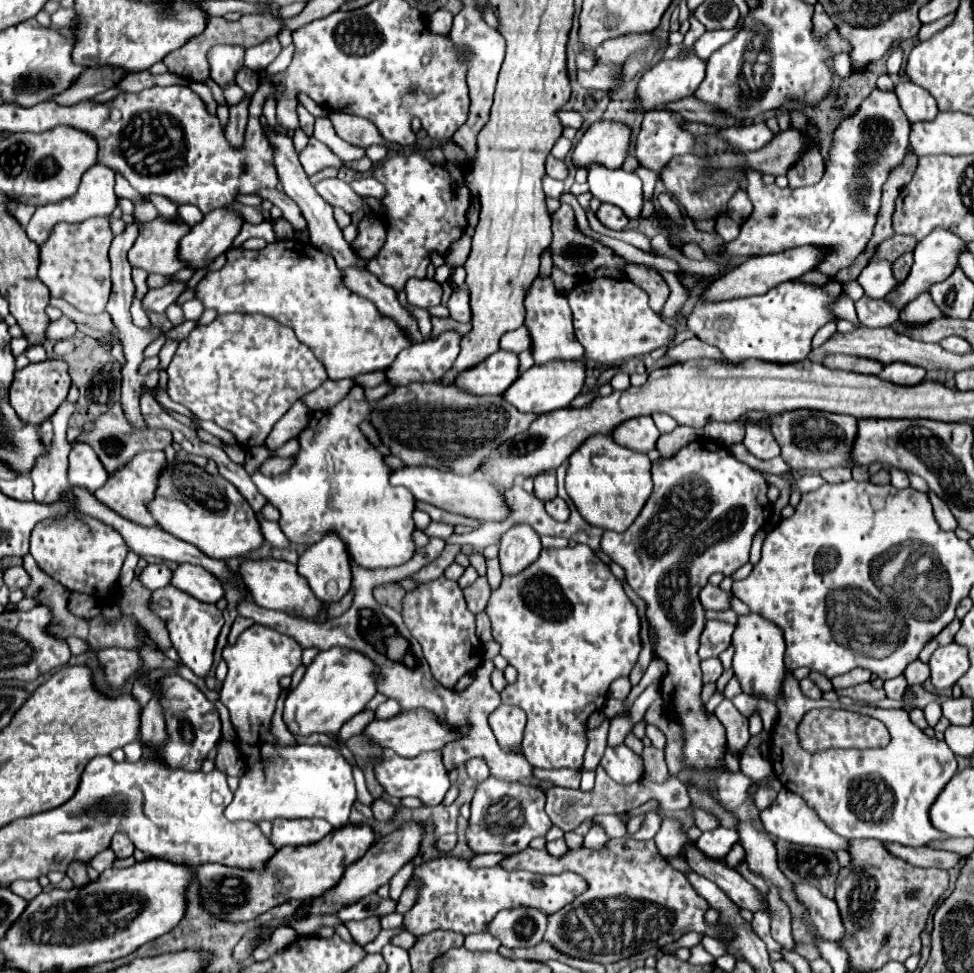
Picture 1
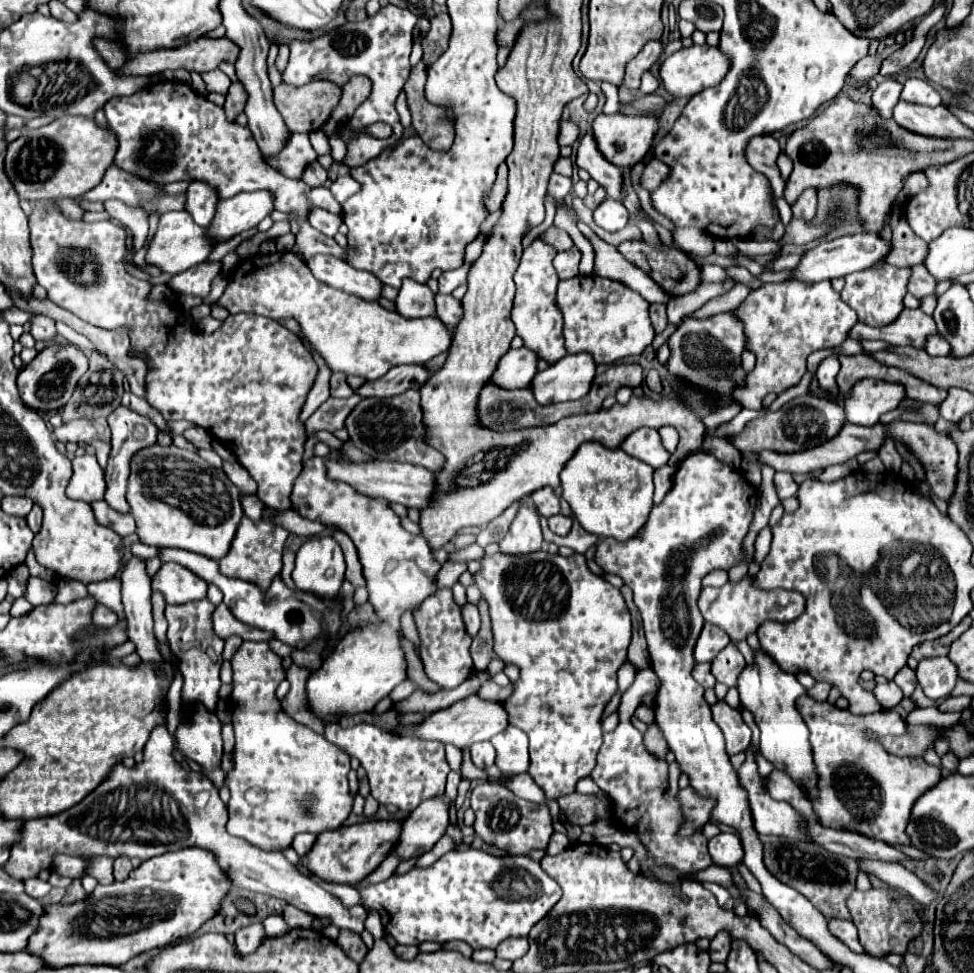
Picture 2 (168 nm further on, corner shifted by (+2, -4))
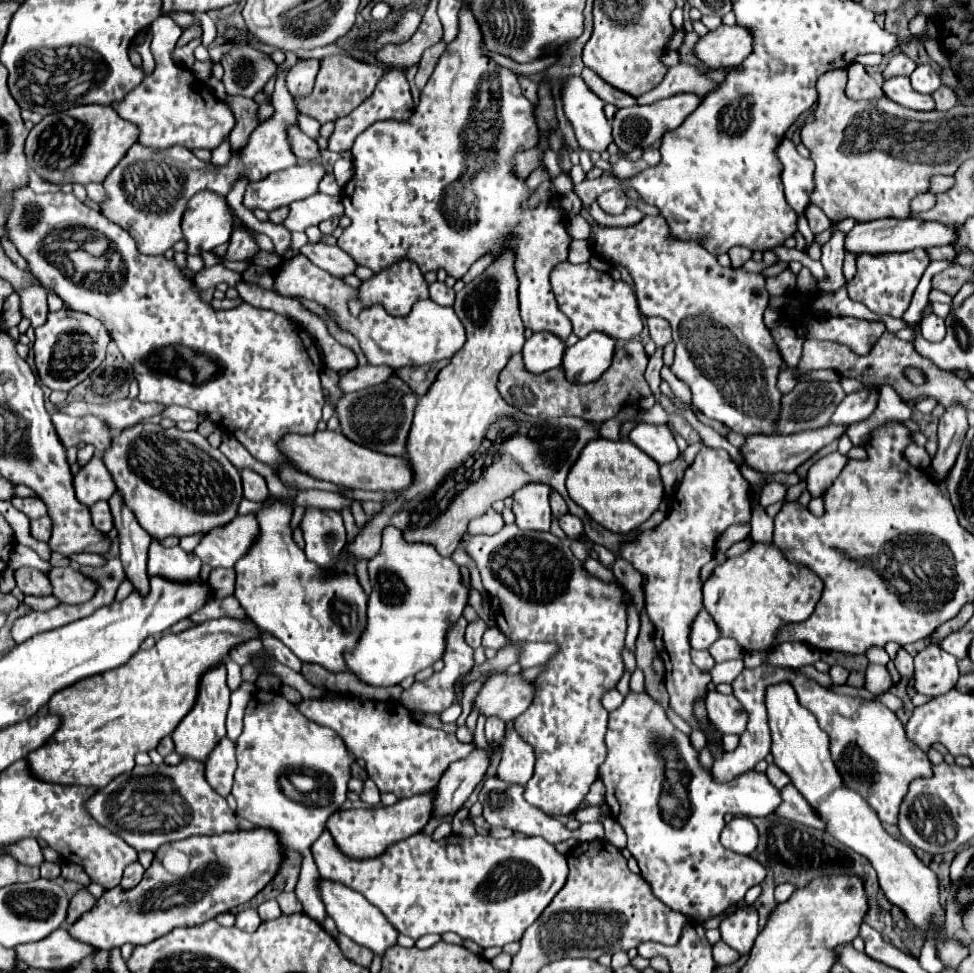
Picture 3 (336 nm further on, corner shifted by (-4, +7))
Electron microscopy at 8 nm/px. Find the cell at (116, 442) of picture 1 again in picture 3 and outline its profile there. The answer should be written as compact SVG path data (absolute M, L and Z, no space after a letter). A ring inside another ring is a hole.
M52 412L50 420L64 448L86 444L77 453L77 462L80 467L92 458L94 448L96 450L108 448L108 440L112 440L112 436L116 434L116 432L110 434L110 430L104 428L104 422L96 420L96 416L70 418L70 416L64 416L62 412Z

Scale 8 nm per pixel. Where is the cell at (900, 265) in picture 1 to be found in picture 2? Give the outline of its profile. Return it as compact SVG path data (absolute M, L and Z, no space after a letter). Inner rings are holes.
M912 265L910 271L912 271L912 275L910 275L910 279L908 279L908 293L912 293L912 295L918 297L918 299L922 299L922 295L934 293L936 281L932 279L932 275L928 275L926 267L922 267L922 265Z

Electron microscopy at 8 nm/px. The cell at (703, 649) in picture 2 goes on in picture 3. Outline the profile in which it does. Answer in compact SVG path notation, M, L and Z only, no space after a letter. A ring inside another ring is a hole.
M700 610L690 626L690 646L694 650L706 650L720 638L720 630L716 628L716 622L712 616L708 616L706 610Z

